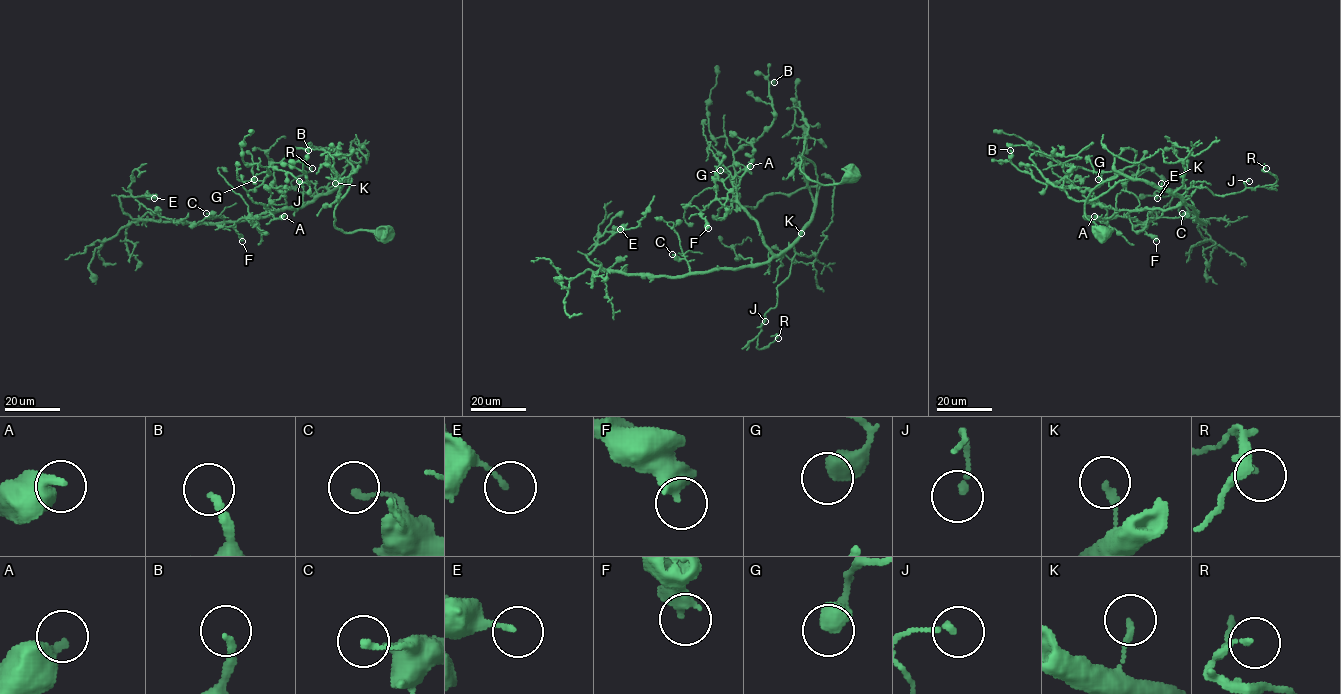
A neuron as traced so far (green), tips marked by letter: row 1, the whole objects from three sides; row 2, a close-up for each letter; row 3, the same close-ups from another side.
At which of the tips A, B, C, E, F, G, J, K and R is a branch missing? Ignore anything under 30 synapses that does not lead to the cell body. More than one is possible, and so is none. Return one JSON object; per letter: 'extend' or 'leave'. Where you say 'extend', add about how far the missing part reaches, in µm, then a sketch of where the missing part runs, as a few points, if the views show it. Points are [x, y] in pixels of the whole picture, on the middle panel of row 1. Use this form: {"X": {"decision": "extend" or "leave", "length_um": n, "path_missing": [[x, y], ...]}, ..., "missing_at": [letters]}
{"A": {"decision": "extend", "length_um": 40, "path_missing": [[750, 166], [755, 152], [749, 146], [746, 131], [772, 112], [779, 117], [783, 124], [779, 123]]}, "B": {"decision": "extend", "length_um": 40, "path_missing": [[774, 82], [761, 79], [761, 69], [757, 65], [752, 67], [743, 79], [741, 98], [735, 100]]}, "C": {"decision": "leave"}, "E": {"decision": "leave"}, "F": {"decision": "leave"}, "G": {"decision": "leave"}, "J": {"decision": "leave"}, "K": {"decision": "leave"}, "R": {"decision": "leave"}, "missing_at": ["A", "B"]}

